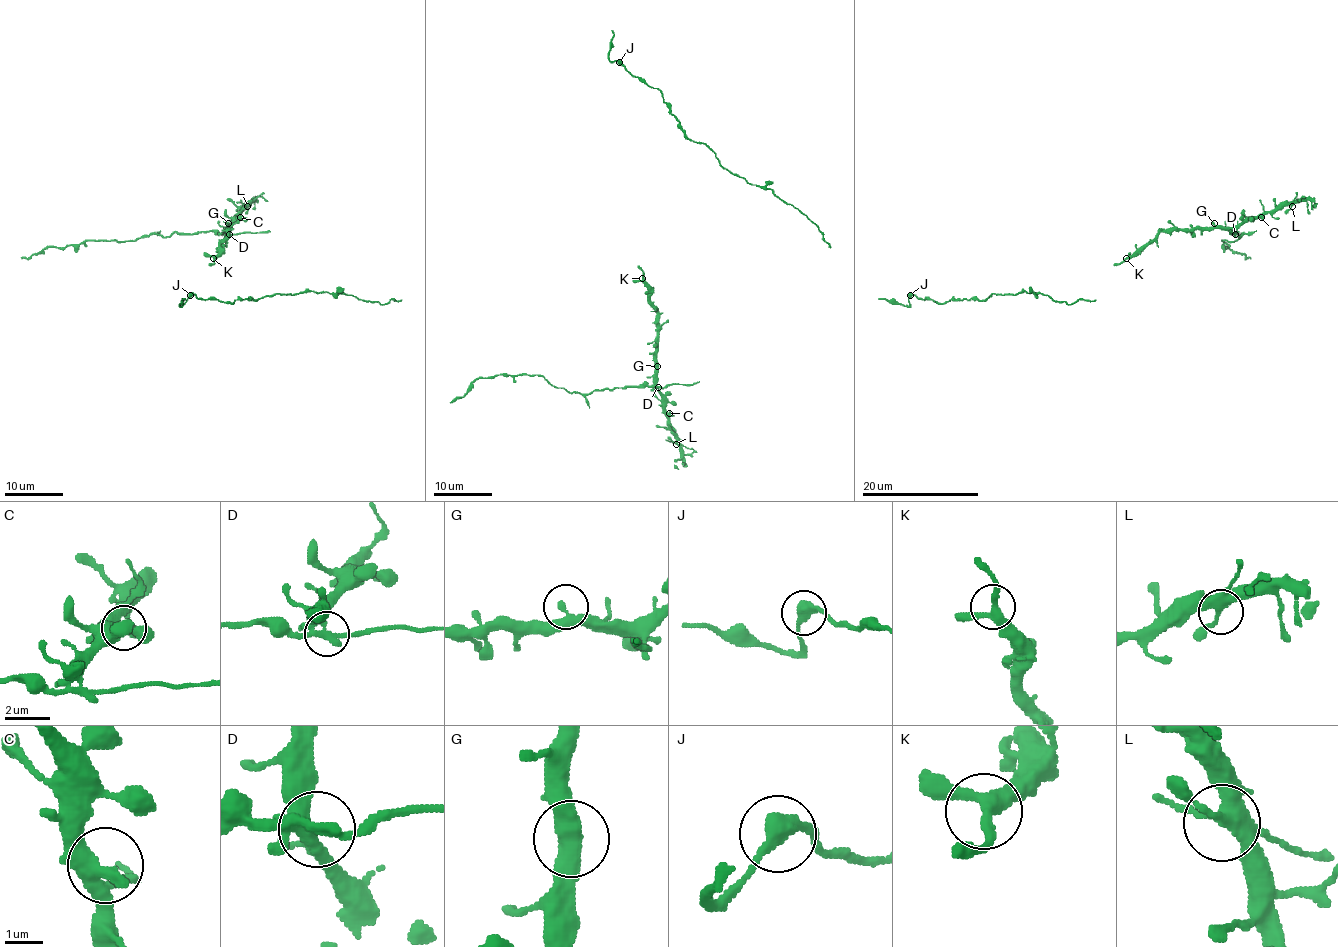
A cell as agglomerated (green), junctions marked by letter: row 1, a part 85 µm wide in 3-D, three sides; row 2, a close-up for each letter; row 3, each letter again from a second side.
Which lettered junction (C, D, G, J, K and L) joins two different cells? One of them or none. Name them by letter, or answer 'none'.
D

